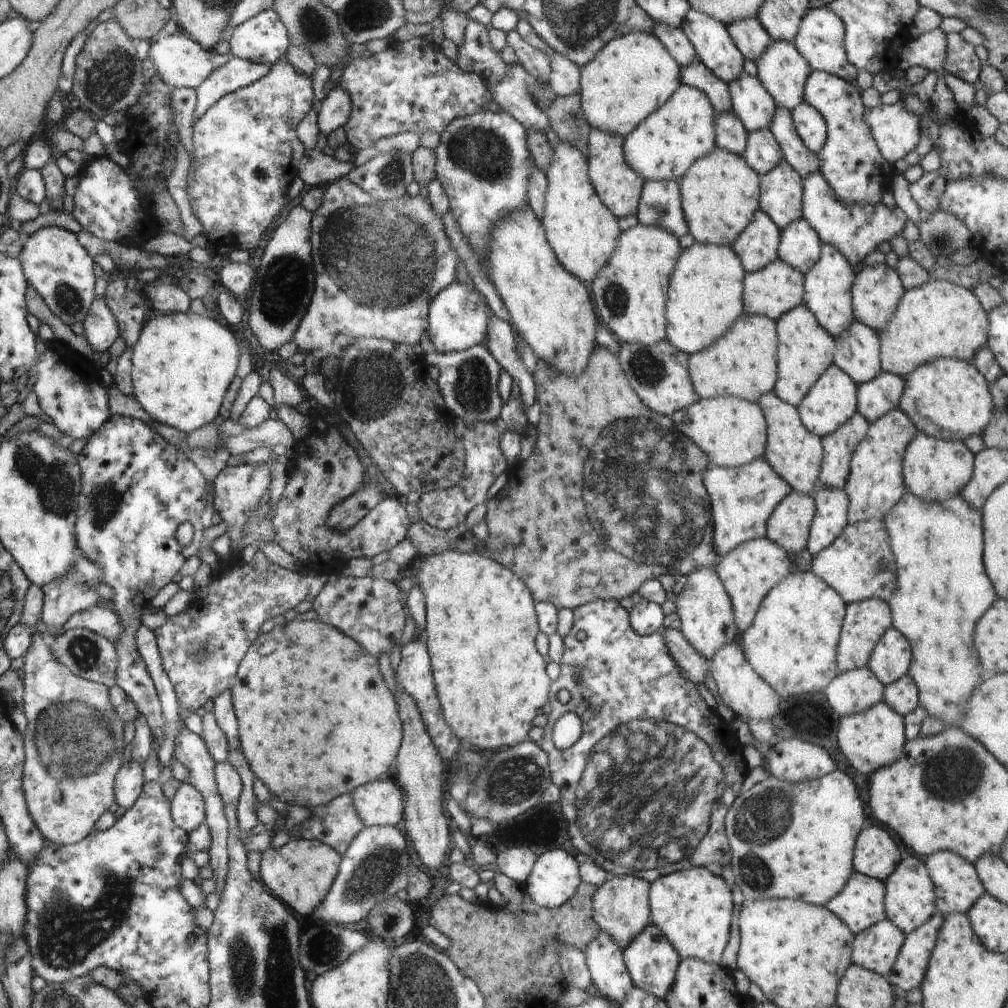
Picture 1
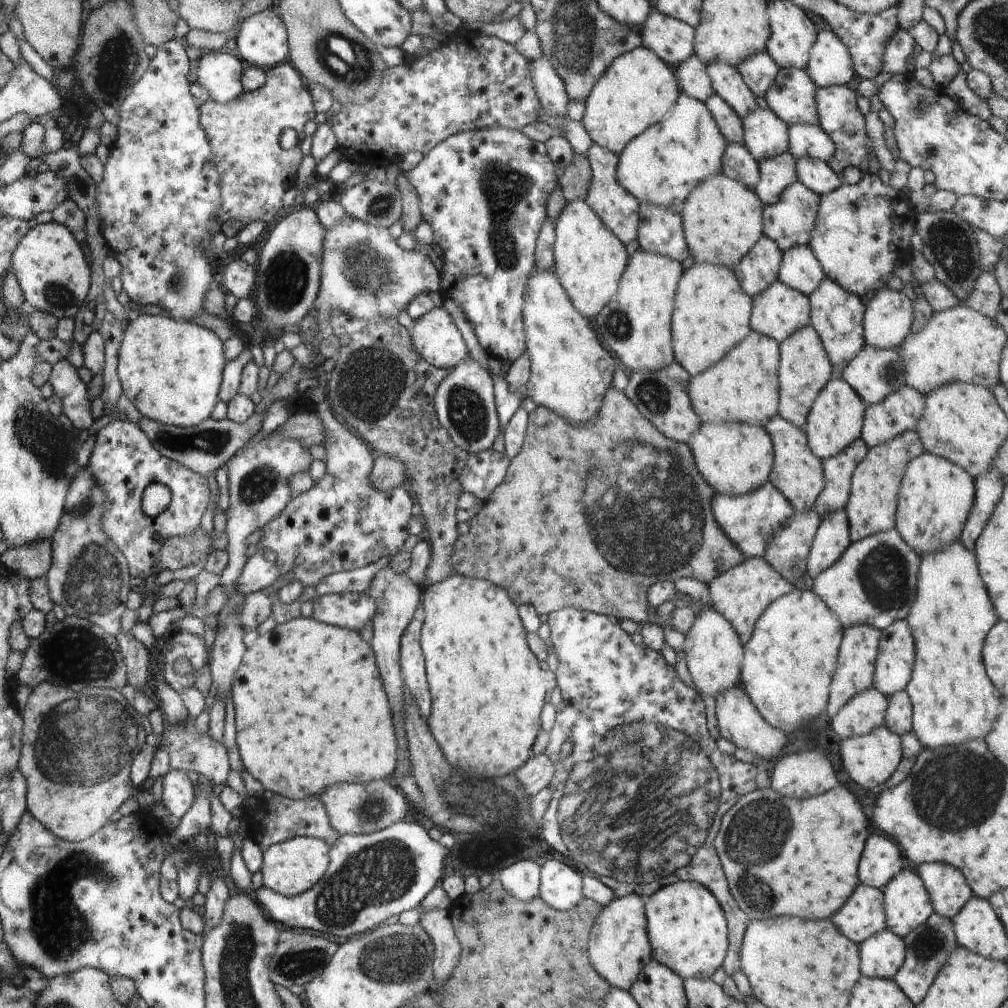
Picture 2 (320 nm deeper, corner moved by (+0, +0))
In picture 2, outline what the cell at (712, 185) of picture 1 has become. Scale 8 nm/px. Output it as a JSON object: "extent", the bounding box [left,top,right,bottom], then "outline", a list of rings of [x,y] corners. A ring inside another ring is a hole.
{"extent":[679,173,763,269],"outline":[[[722,173],[694,187],[679,209],[685,241],[694,262],[732,269],[763,235],[763,207],[754,190]]]}

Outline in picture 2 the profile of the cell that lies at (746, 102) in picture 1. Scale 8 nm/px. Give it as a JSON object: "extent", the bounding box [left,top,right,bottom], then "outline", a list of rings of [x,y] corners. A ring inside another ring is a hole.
{"extent":[743,106,789,161],"outline":[[[757,106],[747,117],[744,117],[743,135],[745,147],[755,161],[774,158],[789,150],[788,127],[770,109]]]}

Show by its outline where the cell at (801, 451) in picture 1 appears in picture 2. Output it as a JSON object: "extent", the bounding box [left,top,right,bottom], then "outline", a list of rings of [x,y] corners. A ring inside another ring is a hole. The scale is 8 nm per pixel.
{"extent":[763,415,824,512],"outline":[[[780,415],[772,417],[763,427],[772,439],[775,450],[769,481],[788,499],[794,512],[810,511],[824,488],[824,475],[823,464],[812,454],[805,431]]]}

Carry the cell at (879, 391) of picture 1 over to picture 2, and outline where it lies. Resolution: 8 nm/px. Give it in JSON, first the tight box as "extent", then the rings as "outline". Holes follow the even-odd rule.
{"extent":[861,386,925,448],"outline":[[[905,386],[888,395],[880,404],[867,405],[861,439],[867,448],[883,445],[908,431],[916,431],[925,409],[925,396]]]}

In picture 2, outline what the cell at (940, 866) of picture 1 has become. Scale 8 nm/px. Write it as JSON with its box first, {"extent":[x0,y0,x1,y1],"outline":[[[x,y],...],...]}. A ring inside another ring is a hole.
{"extent":[917,863,973,920],"outline":[[[922,863],[917,868],[928,891],[934,913],[952,920],[972,898],[973,892],[964,875],[948,863]]]}

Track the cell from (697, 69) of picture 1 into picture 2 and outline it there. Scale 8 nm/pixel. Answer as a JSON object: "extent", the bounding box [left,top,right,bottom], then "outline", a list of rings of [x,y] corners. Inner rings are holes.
{"extent":[704,93,744,145],"outline":[[[714,93],[710,98],[707,98],[704,104],[708,107],[727,142],[744,145],[743,122],[734,110],[728,106],[728,103]]]}

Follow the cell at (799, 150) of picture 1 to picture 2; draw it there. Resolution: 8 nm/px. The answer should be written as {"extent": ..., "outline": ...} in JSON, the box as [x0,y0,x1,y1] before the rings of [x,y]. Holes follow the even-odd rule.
{"extent":[795,158,844,196],"outline":[[[813,158],[796,159],[795,171],[797,180],[818,196],[828,194],[844,183],[828,163]]]}

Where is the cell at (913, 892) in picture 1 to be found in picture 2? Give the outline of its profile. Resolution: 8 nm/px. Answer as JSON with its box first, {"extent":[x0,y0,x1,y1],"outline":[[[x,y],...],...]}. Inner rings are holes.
{"extent":[883,869,934,938],"outline":[[[902,869],[883,891],[886,926],[904,938],[934,913],[930,897],[917,872]]]}

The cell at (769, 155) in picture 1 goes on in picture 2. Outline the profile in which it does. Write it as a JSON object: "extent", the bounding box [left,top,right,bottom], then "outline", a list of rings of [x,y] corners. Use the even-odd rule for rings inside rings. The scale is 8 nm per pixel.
{"extent":[754,152,798,206],"outline":[[[789,152],[761,160],[758,166],[760,180],[754,191],[764,206],[776,204],[784,189],[798,181],[795,171],[795,158]]]}

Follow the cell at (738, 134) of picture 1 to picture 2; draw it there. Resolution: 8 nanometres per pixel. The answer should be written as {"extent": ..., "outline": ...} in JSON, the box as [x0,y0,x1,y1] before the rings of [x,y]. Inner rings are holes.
{"extent":[722,143,760,190],"outline":[[[727,143],[723,156],[722,174],[754,190],[760,180],[759,162],[752,158],[745,145]]]}

